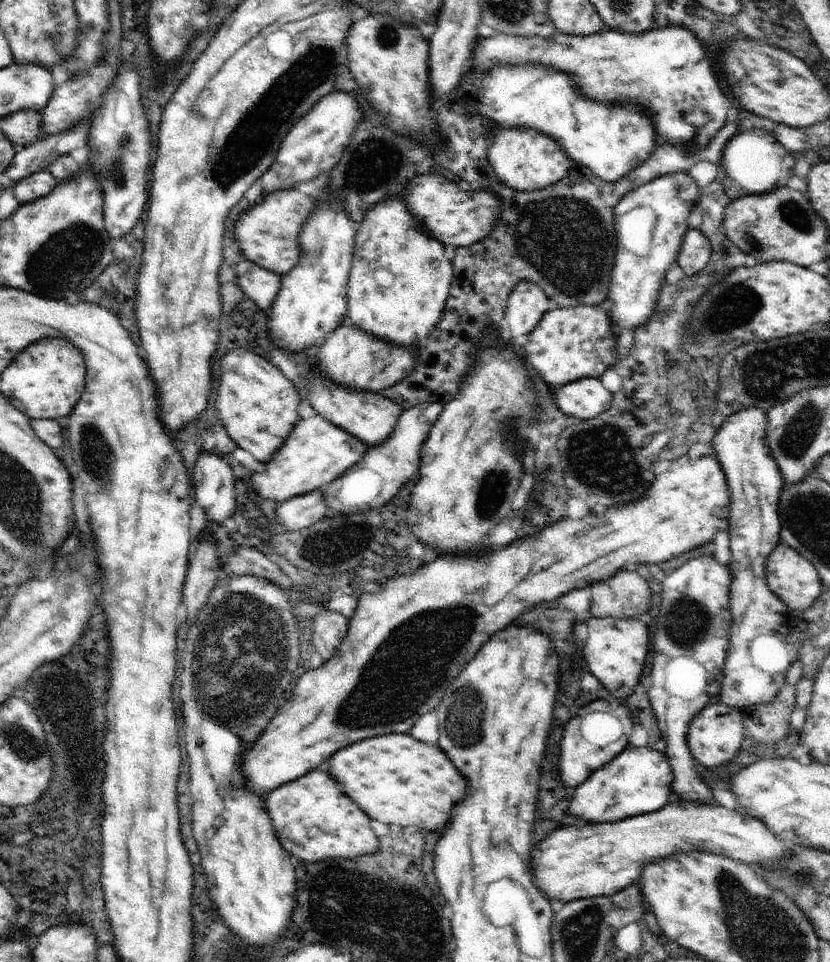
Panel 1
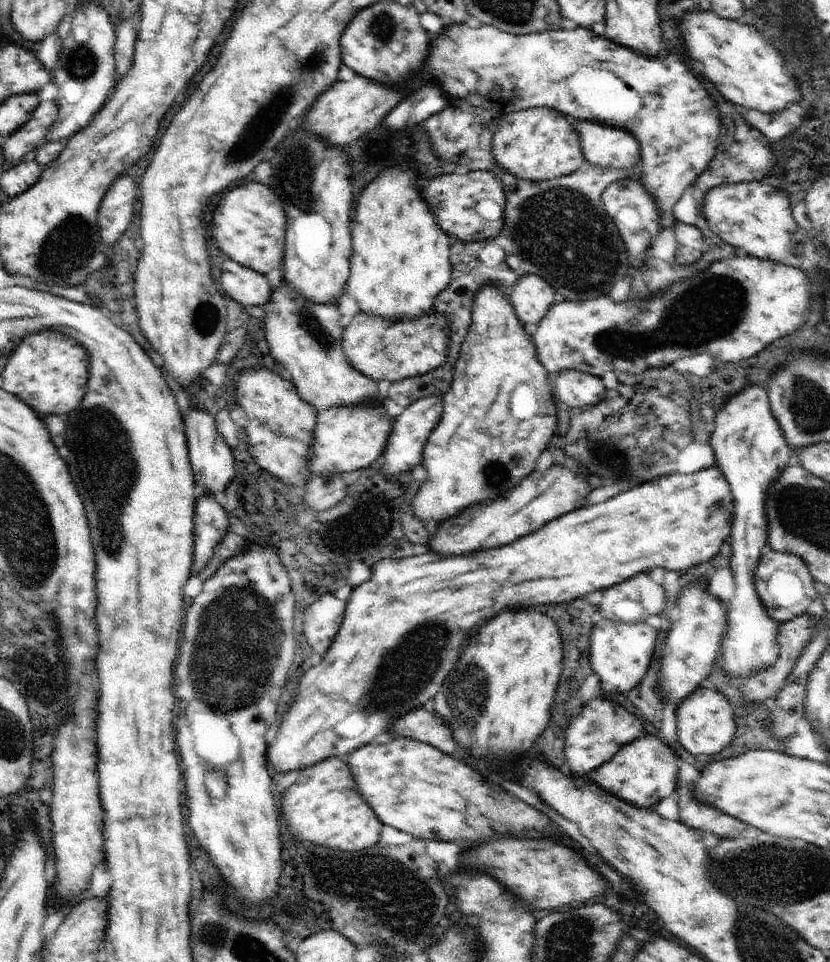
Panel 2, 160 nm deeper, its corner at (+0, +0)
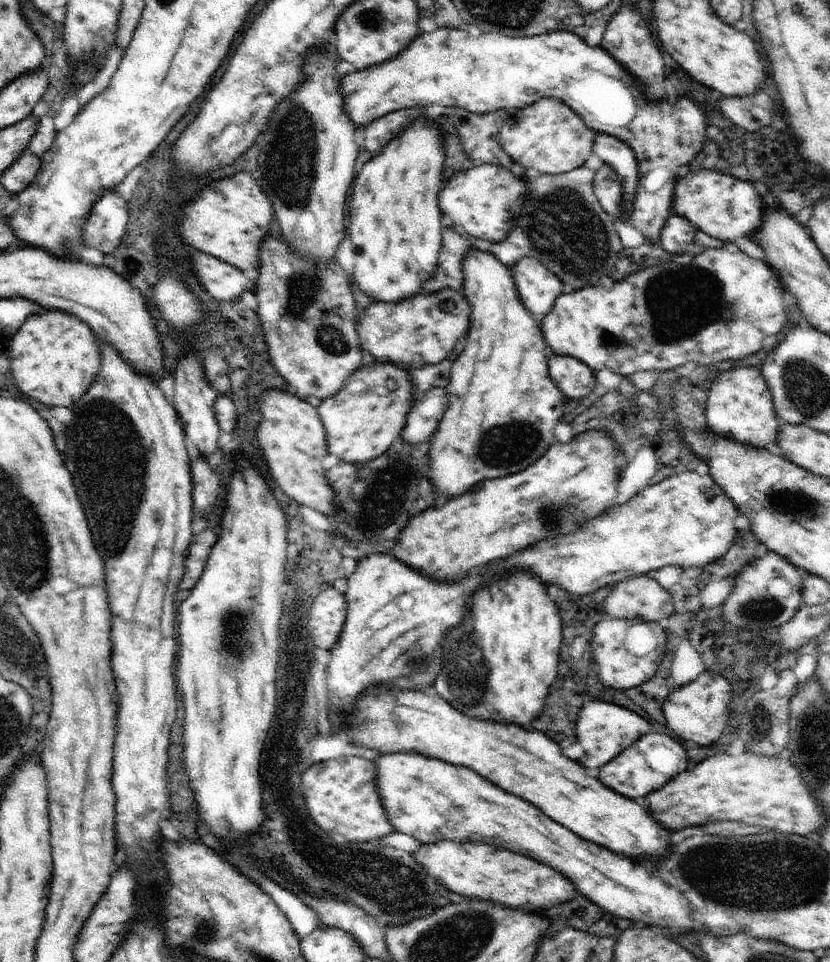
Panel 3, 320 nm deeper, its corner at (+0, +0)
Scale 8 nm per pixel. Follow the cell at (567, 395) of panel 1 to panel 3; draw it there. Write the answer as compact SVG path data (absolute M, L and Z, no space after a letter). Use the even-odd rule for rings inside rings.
M549 352L547 374L568 399L582 400L596 386L594 371L574 357Z

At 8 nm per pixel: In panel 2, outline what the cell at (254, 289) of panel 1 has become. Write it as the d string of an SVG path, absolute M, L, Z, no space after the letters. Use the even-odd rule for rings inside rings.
M232 259L226 260L220 268L220 284L224 292L240 304L265 305L270 300L273 288L266 275L242 266Z

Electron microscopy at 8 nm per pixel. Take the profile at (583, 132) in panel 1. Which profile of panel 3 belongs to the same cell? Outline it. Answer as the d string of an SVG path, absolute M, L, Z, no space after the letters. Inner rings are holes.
M596 133L593 152L598 155L603 164L607 164L621 178L623 199L623 212L628 220L628 216L633 209L633 200L635 199L638 161L634 151L625 142L614 138L613 136Z

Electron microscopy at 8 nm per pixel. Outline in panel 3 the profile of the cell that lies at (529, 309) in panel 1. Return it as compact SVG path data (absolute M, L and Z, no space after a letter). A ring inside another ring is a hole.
M525 256L512 269L519 297L528 312L547 315L563 292L563 282L539 258Z

